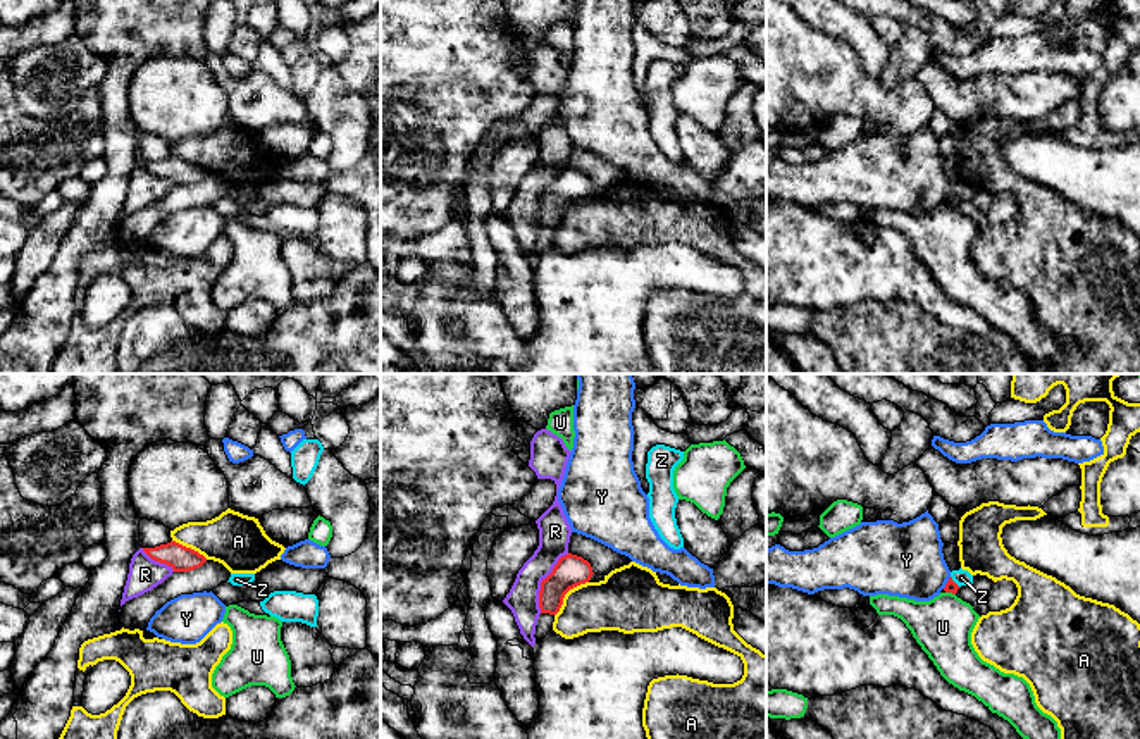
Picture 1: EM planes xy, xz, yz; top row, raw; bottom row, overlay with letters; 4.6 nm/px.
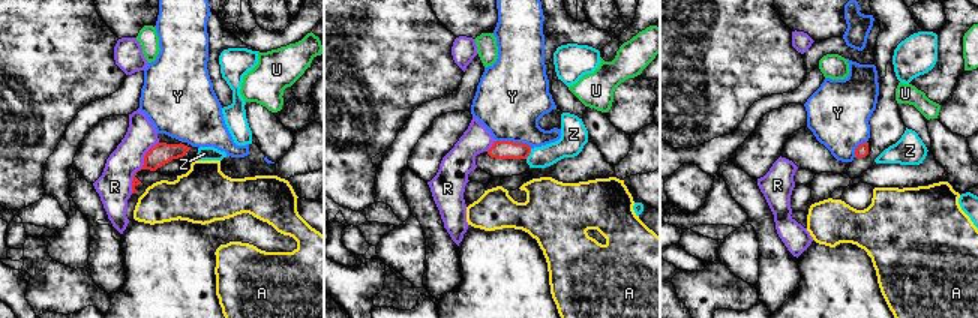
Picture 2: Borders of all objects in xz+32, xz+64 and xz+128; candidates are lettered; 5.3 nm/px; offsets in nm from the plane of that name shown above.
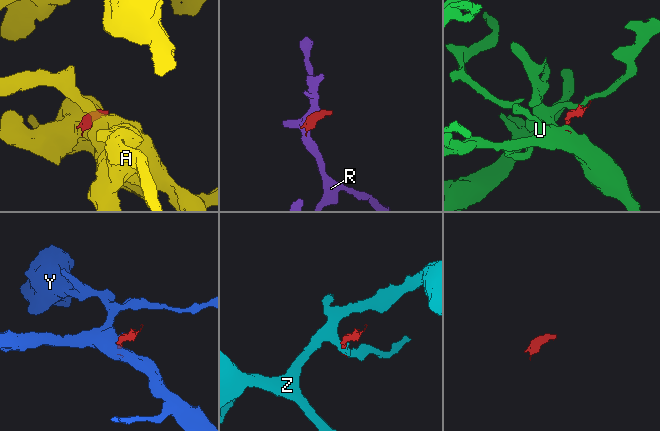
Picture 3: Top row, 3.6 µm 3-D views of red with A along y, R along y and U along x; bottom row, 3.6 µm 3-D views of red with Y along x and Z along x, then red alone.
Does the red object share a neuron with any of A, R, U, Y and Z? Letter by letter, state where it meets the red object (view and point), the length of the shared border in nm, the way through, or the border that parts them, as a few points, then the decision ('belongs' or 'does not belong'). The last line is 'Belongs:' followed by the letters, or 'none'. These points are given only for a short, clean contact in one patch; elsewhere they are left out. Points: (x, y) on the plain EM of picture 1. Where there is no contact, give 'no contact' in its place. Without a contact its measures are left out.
A: xz (565, 207) | 220 nm | along xz (588, 195), (574, 200), (565, 209), (555, 229) | does not belong
R: xz (543, 195) | 320 nm | along xz (569, 167), (558, 174), (541, 197), (539, 226) | does not belong
U: yz (951, 205) | 50 nm | belongs
Y: yz (947, 197) | 70 nm | does not belong
Z: yz (953, 195) | 70 nm | along yz (951, 190), (960, 200) | does not belong
Belongs: U

